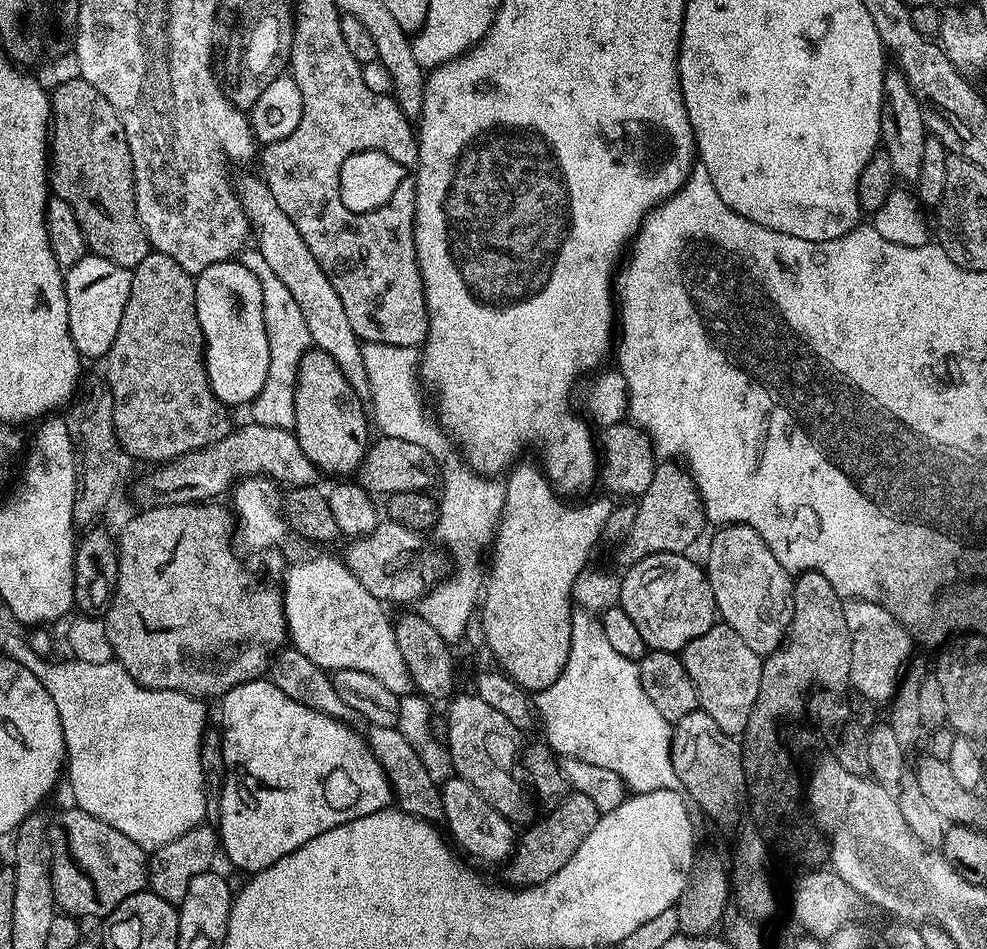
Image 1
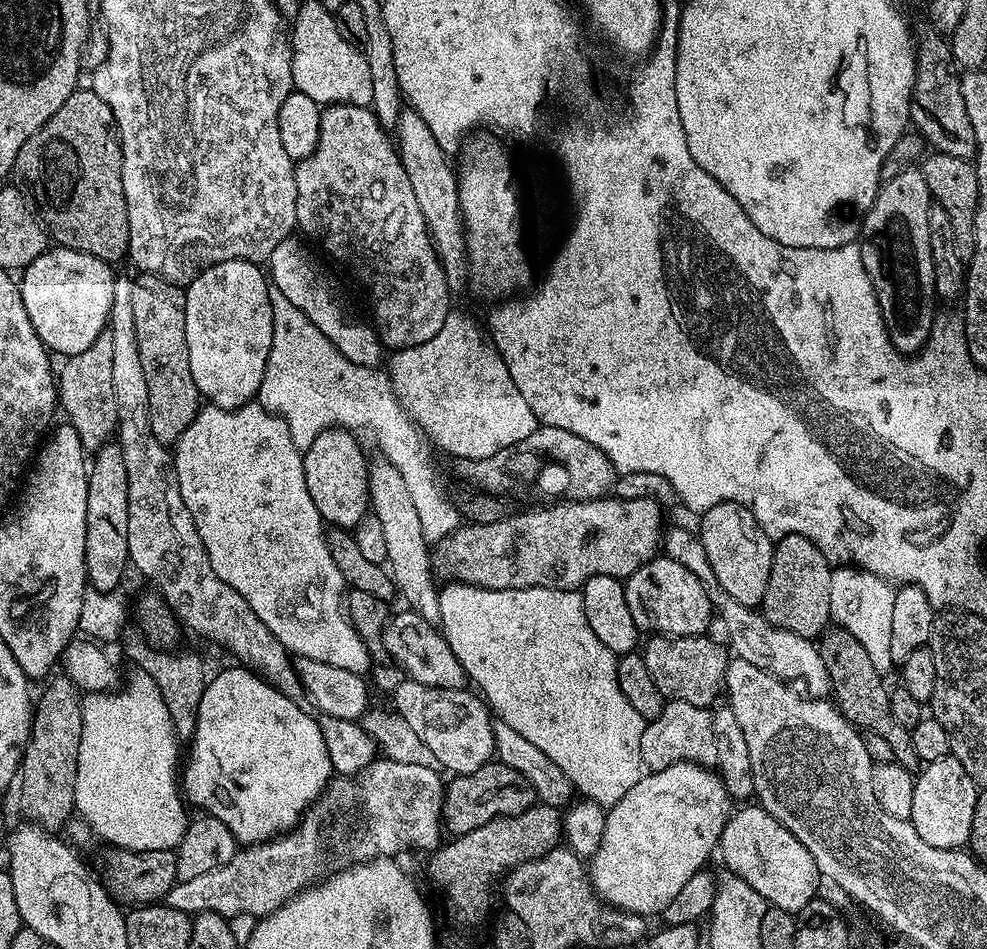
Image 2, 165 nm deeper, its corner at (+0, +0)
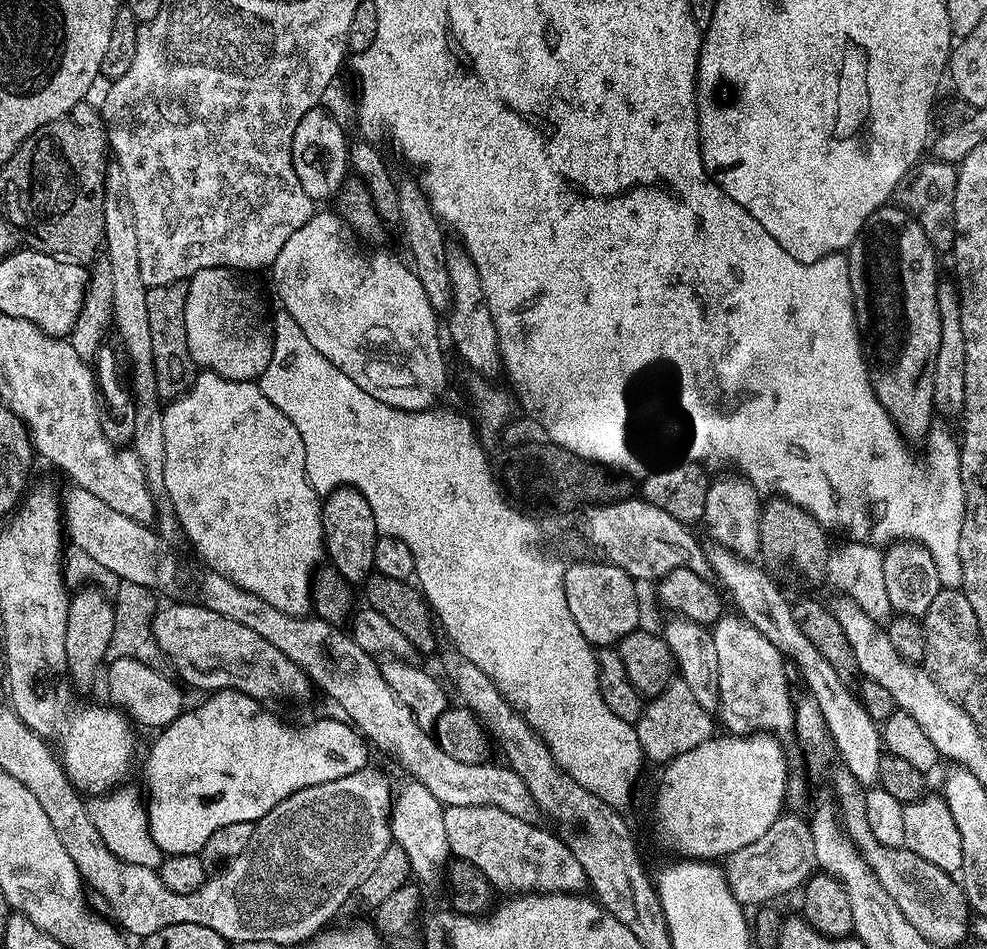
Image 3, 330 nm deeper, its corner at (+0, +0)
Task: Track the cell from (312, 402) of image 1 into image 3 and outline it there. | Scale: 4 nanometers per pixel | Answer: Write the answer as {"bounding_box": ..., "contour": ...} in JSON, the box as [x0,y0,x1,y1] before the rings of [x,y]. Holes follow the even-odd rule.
{"bounding_box":[320,488,378,586],"contour":[[[336,488],[323,497],[320,509],[322,526],[324,527],[324,551],[327,563],[342,574],[353,586],[363,585],[374,569],[374,546],[378,539],[374,513],[370,510],[370,502],[362,498],[362,494],[353,488]]]}

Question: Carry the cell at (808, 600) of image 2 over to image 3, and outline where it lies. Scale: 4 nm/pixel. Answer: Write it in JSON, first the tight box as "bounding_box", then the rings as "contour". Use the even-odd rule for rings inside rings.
{"bounding_box":[760,498,830,580],"contour":[[[768,498],[763,501],[760,509],[760,552],[768,560],[785,560],[793,564],[802,575],[808,580],[816,580],[825,575],[824,567],[828,561],[830,551],[829,533],[815,520],[806,510],[789,500],[779,498]]]}

